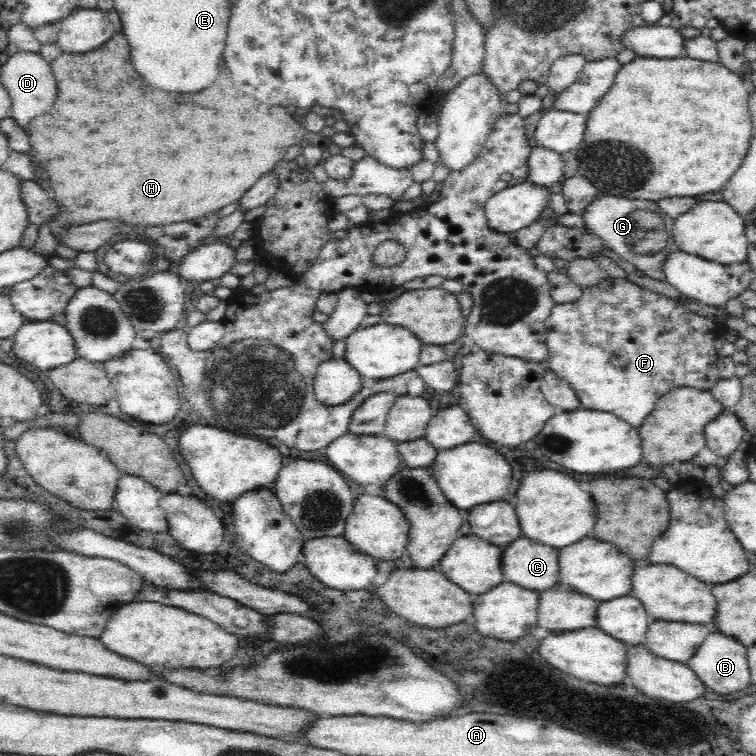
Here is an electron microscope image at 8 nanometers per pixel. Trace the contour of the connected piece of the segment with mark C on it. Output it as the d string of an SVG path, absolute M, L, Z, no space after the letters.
M518 538L502 552L504 582L524 586L528 590L548 590L558 582L558 550Z

